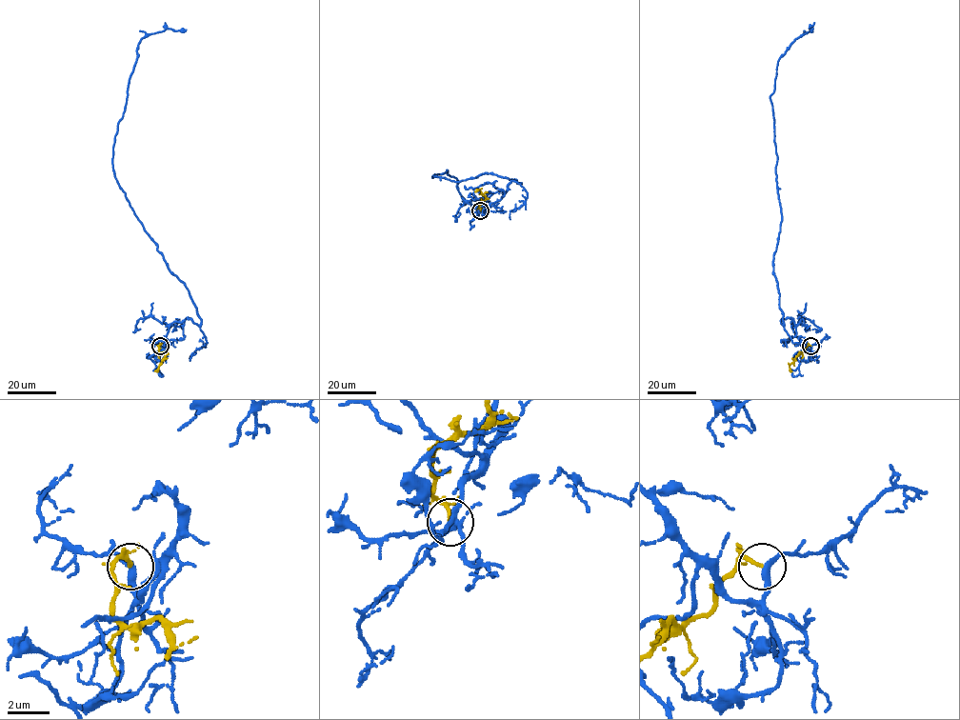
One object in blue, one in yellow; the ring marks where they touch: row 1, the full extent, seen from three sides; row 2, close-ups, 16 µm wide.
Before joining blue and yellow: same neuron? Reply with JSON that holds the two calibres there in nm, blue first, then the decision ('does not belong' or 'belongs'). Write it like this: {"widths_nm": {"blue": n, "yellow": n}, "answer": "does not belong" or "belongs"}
{"widths_nm": {"blue": 300, "yellow": 120}, "answer": "does not belong"}

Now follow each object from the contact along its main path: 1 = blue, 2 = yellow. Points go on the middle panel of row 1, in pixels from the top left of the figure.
1: (480, 210), (490, 192), (521, 183), (490, 173), (460, 182), (433, 175), (447, 170), (475, 207), (506, 211)
2: (480, 210), (478, 203), (485, 197), (478, 189), (475, 191)

